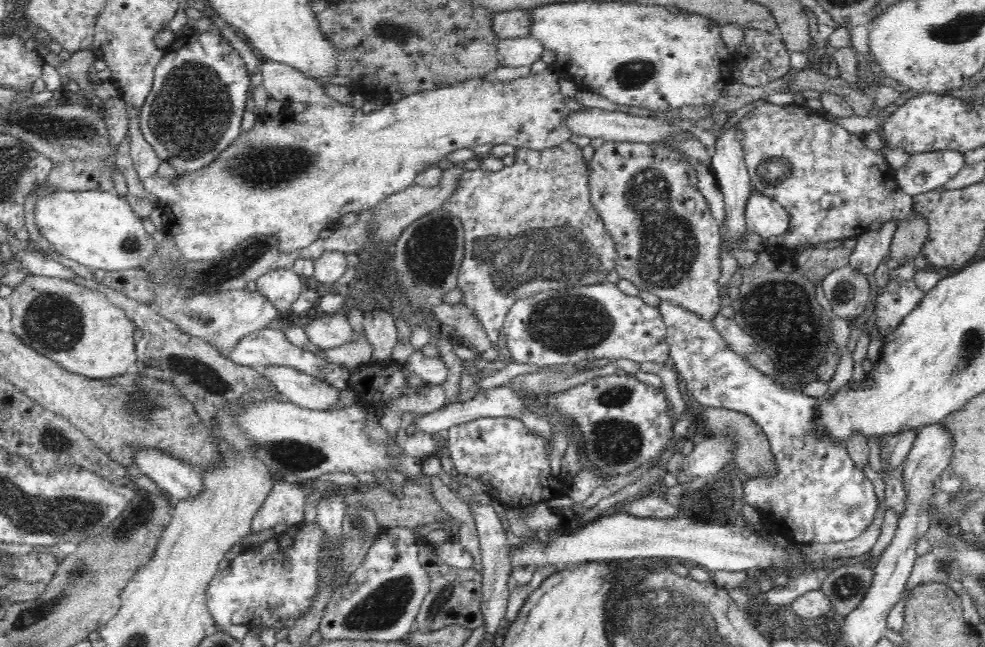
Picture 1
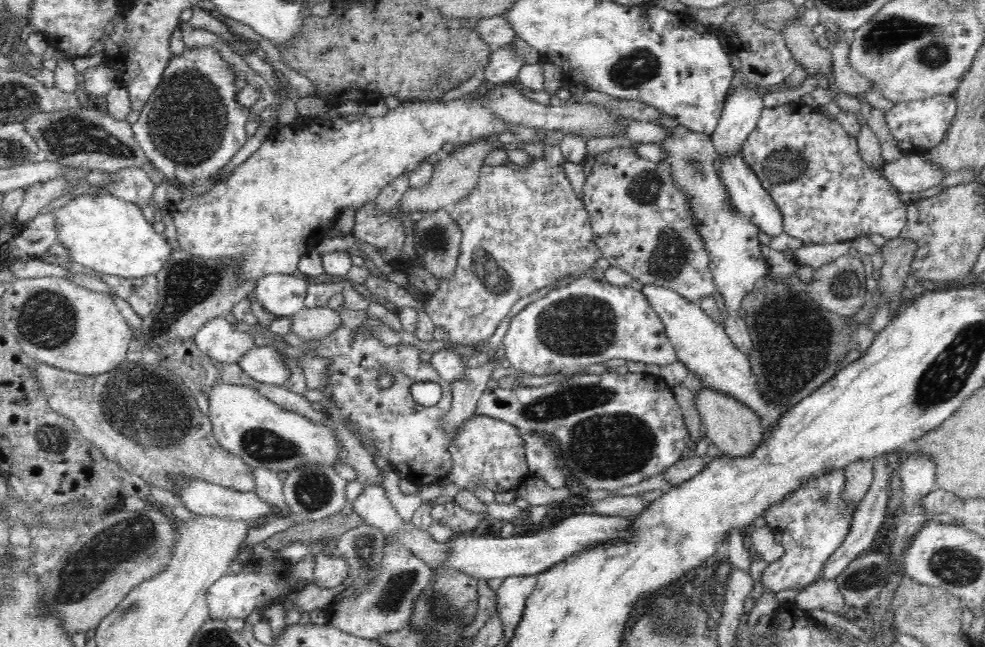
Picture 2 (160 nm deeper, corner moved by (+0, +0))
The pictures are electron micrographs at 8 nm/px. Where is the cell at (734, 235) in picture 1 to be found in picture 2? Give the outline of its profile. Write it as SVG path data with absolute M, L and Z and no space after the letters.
M741 85L730 93L719 124L710 137L718 162L743 153L744 144L756 130L762 110L763 98L756 90Z

